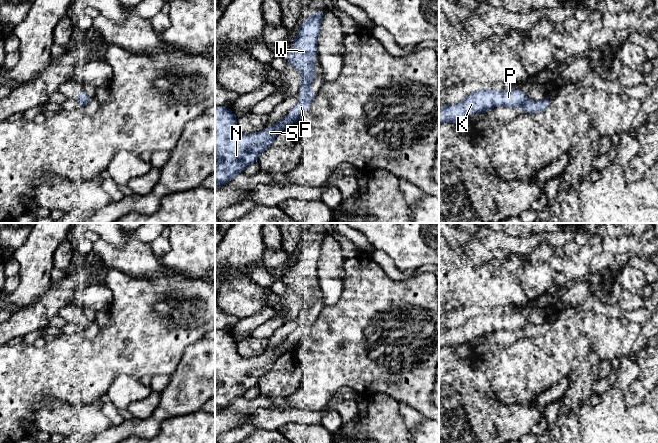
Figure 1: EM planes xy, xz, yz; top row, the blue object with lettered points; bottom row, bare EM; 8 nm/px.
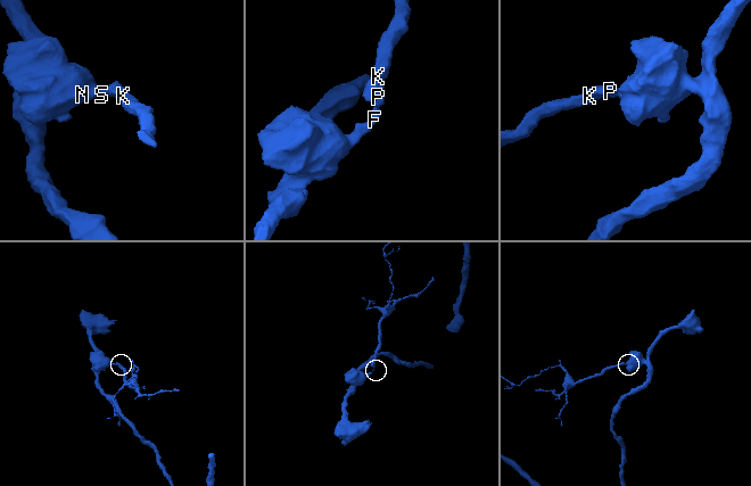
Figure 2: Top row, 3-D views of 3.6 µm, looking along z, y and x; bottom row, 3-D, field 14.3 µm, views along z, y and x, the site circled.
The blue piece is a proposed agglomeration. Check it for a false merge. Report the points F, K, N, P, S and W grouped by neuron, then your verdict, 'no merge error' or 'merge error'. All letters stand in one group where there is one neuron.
groups F N S / K P W; merge error

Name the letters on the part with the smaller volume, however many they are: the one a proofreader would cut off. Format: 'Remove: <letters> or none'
Remove: K, P, W

